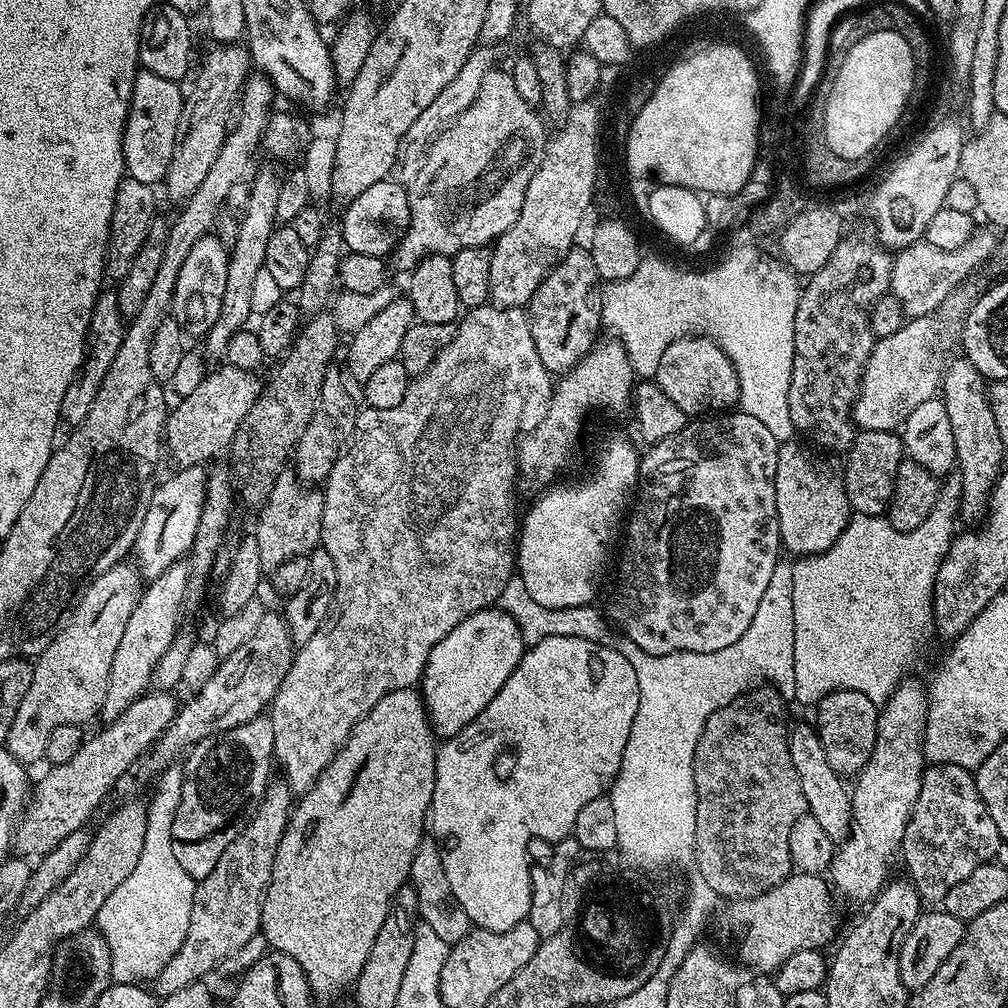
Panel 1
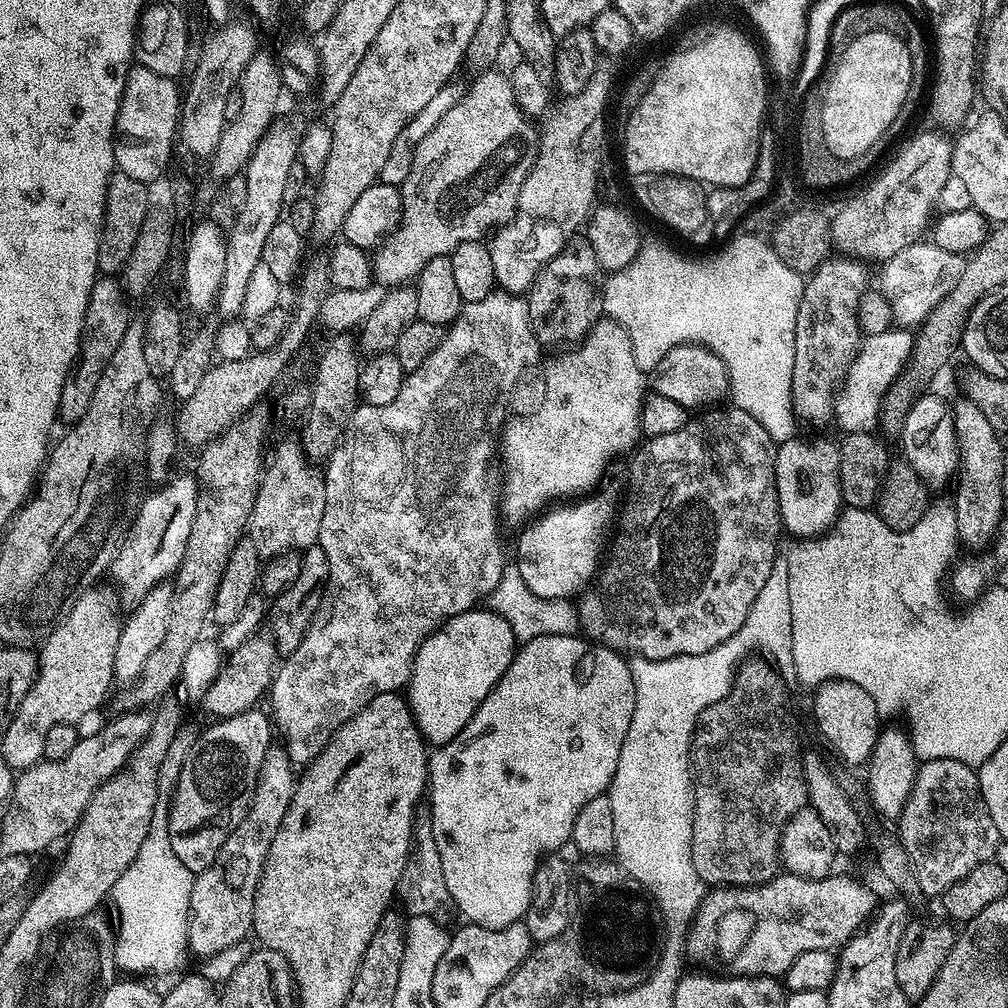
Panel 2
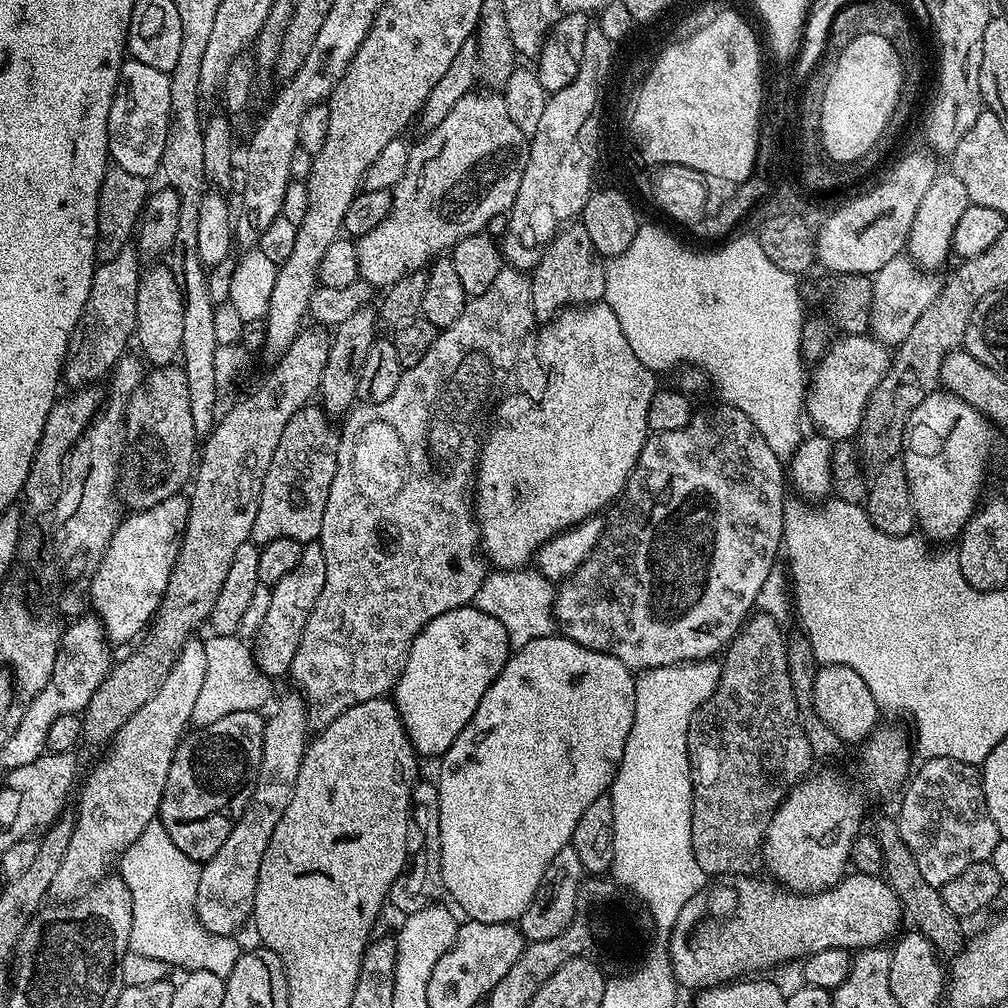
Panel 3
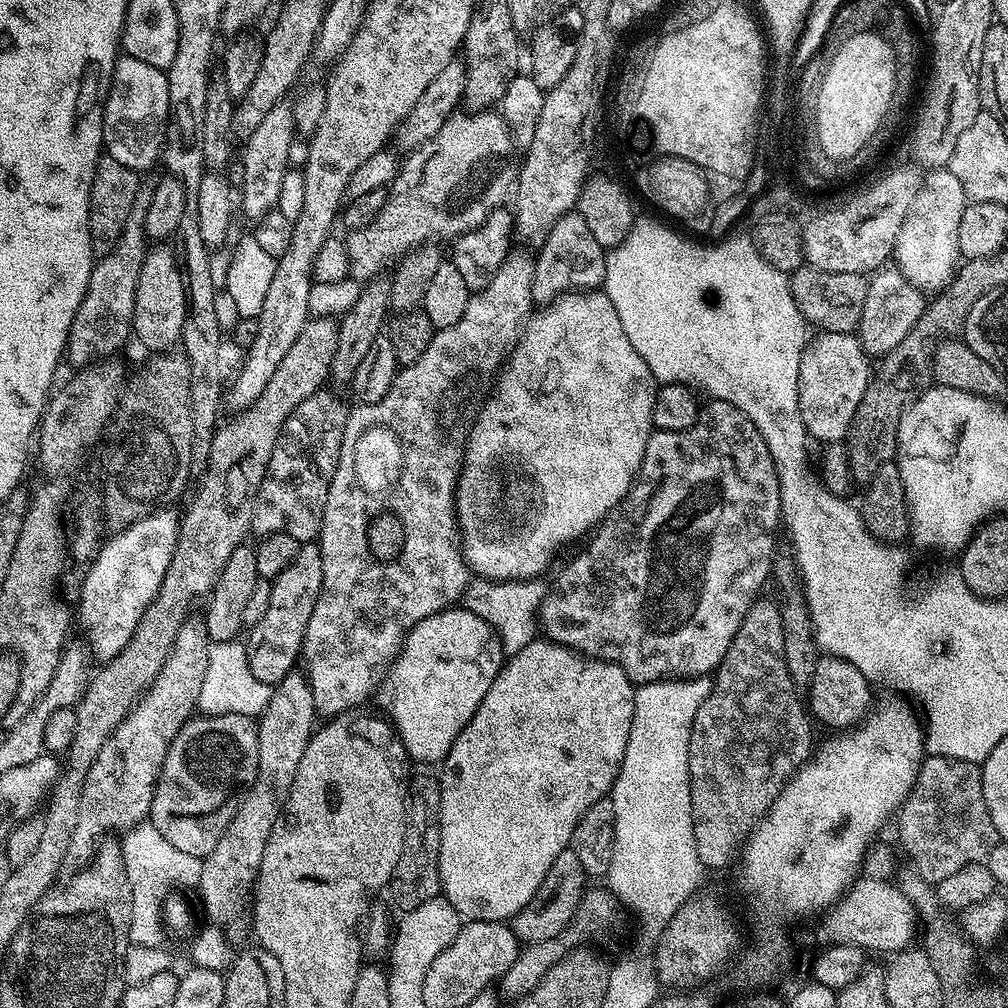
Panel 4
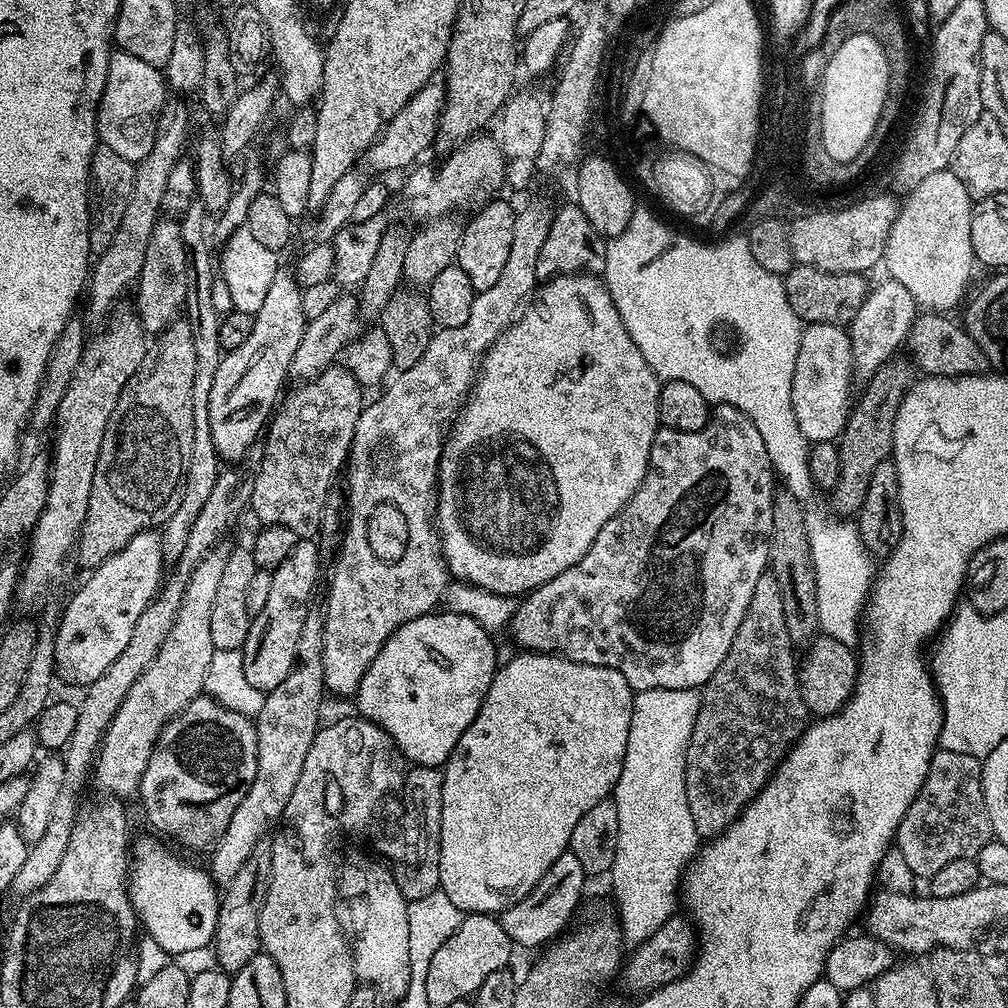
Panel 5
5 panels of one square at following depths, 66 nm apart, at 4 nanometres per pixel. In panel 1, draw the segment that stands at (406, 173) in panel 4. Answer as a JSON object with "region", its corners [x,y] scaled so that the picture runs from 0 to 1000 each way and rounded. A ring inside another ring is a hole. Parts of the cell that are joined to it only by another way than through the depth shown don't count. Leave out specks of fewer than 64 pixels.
{"region":[[[507,70],[484,71],[482,77],[478,77],[474,97],[470,97],[468,104],[426,145],[419,169],[415,169],[411,181],[403,185],[407,200],[407,224],[393,244],[391,257],[394,264],[408,268],[422,254],[446,256],[454,248],[479,246],[502,232],[502,228],[514,220],[518,196],[522,196],[522,185],[526,185],[526,177],[530,177],[530,169],[534,169],[540,156],[545,132],[540,131],[539,122],[537,112],[514,94]]]}

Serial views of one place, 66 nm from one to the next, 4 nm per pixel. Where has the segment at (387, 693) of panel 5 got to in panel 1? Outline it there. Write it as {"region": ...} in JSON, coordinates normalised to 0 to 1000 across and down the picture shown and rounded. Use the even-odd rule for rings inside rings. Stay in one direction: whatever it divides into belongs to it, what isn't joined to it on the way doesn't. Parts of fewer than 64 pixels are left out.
{"region":[[[494,601],[480,603],[454,617],[454,621],[450,621],[450,625],[446,625],[446,629],[442,629],[442,633],[438,633],[438,637],[435,637],[431,645],[427,645],[427,653],[415,680],[430,727],[437,732],[452,730],[466,716],[470,716],[470,712],[474,712],[474,708],[478,708],[478,704],[486,700],[486,692],[490,692],[490,688],[498,685],[502,673],[510,669],[510,661],[514,661],[521,646],[518,625],[510,617],[510,613],[506,613],[506,609],[502,609]]]}

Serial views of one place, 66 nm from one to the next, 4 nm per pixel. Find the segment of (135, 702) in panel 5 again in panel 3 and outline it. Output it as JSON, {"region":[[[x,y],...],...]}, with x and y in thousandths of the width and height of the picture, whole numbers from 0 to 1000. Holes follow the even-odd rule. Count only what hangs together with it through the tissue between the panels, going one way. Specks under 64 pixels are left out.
{"region":[[[191,633],[179,642],[169,669],[165,669],[153,692],[149,692],[149,696],[117,724],[103,755],[88,768],[79,786],[79,799],[73,805],[75,818],[73,827],[69,827],[69,839],[58,867],[54,867],[54,875],[50,875],[48,889],[54,891],[53,894],[74,893],[91,880],[108,864],[107,856],[111,852],[112,856],[135,834],[137,827],[156,813],[165,772],[169,768],[169,756],[190,717],[192,698],[204,677],[202,638],[201,634]]]}

